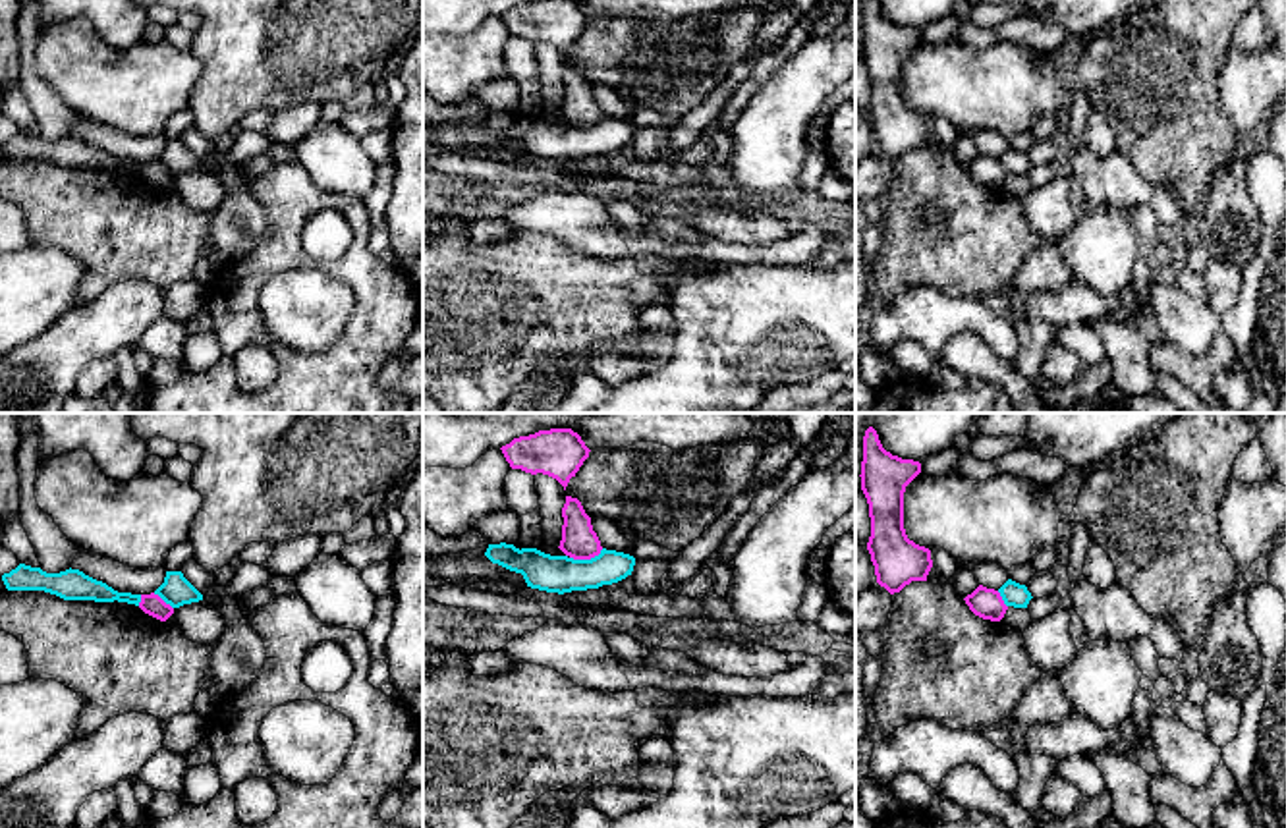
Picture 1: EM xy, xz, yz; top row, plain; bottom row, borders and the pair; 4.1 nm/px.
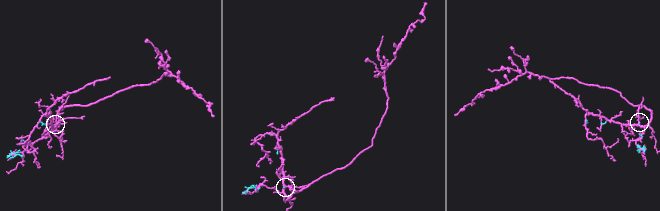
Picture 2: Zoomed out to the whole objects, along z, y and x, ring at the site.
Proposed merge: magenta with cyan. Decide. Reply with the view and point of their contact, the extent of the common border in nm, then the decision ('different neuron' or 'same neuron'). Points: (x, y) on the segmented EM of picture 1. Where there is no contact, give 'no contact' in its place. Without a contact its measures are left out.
contact xz (586, 558); length 150 nm; same neuron

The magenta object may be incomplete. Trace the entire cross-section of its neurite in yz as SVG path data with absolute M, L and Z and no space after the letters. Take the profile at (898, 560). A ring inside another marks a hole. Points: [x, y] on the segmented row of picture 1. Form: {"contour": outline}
{"contour": "M873 427L865 430L859 477L871 517L867 550L877 583L890 594L911 581L927 581L933 567L931 550L909 540L904 529L904 492L919 473L919 461L892 455Z"}

